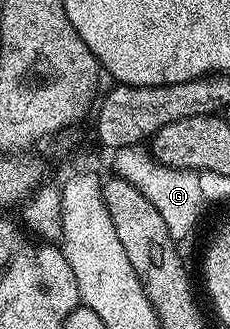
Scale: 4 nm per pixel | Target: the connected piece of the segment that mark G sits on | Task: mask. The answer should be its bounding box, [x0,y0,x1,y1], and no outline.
[114,146,205,241]

